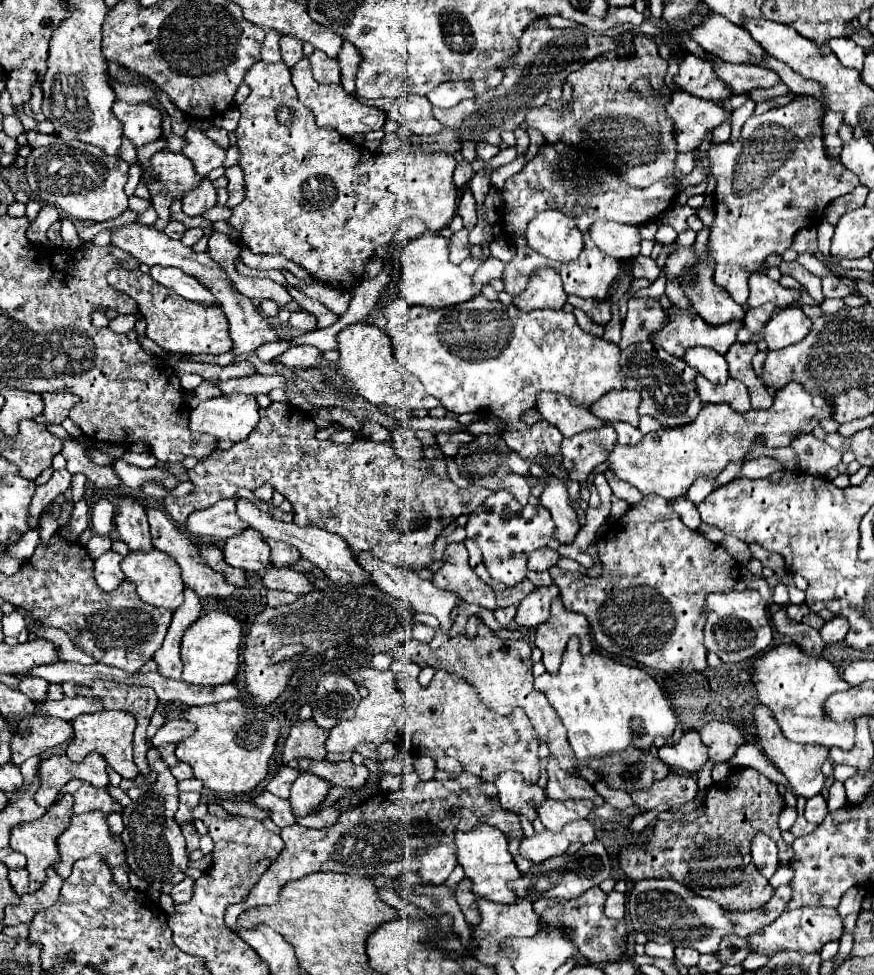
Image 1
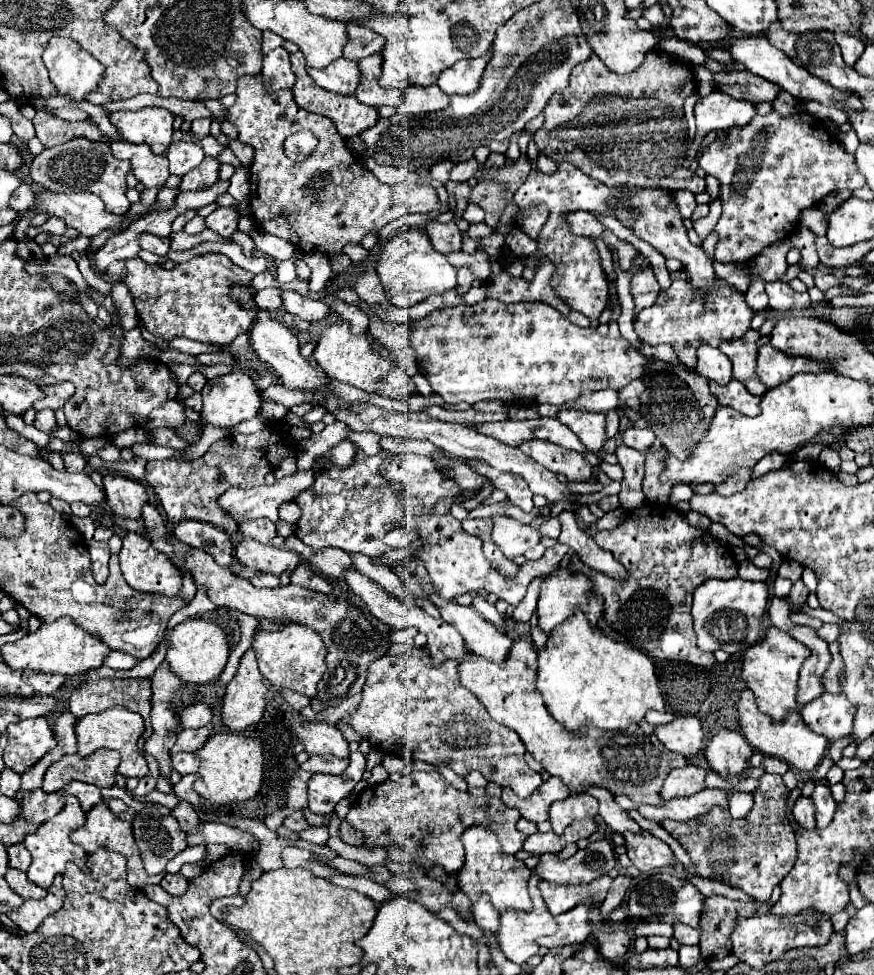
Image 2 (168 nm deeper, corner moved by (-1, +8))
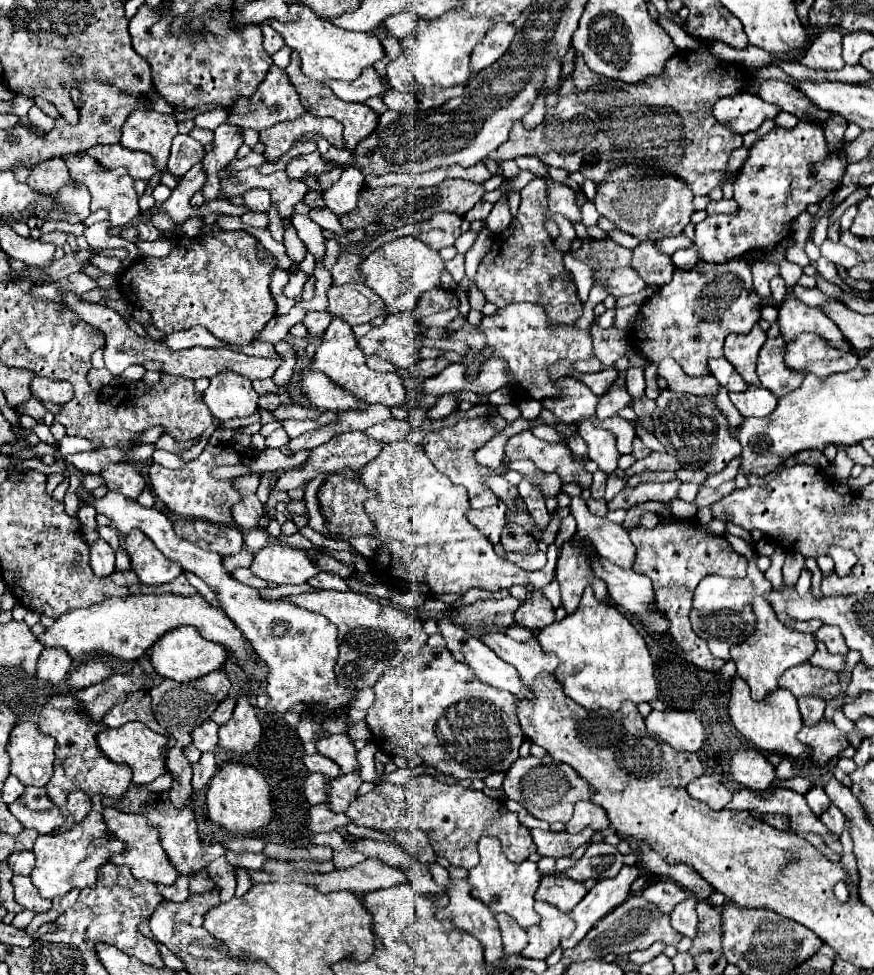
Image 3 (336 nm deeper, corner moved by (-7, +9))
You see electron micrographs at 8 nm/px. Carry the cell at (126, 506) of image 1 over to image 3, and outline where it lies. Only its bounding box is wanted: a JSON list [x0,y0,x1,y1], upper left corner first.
[101,464,147,500]

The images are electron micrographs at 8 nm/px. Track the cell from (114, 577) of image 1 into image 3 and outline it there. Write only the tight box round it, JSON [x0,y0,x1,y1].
[89,540,115,578]

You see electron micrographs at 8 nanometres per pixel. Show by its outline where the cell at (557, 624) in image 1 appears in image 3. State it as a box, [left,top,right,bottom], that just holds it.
[555,542,609,614]

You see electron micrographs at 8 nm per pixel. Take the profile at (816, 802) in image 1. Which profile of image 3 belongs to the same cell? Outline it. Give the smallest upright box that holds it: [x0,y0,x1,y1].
[821,804,845,838]

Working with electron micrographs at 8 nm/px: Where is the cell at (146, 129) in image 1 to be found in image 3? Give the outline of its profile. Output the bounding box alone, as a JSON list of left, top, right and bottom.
[121,110,177,170]

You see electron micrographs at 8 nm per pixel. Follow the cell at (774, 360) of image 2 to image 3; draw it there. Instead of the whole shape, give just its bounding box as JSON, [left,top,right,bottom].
[757,336,805,396]

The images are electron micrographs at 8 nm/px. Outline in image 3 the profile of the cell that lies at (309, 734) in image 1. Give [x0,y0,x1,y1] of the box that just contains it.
[317,734,359,774]

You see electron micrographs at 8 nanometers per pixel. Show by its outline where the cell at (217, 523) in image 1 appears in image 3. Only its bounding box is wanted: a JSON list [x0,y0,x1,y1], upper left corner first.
[275,432,381,492]

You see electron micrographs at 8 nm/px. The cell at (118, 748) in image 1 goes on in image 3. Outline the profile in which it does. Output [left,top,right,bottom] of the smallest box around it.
[97,722,167,784]

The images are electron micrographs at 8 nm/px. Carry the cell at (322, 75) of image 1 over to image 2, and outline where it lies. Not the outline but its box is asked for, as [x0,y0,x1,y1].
[307,59,361,95]

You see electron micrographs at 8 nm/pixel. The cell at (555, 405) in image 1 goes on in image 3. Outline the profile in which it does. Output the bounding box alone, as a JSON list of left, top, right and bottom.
[577,420,617,474]

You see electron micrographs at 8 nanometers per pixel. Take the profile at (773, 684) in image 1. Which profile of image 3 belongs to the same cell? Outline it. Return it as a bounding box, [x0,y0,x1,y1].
[731,598,815,702]

